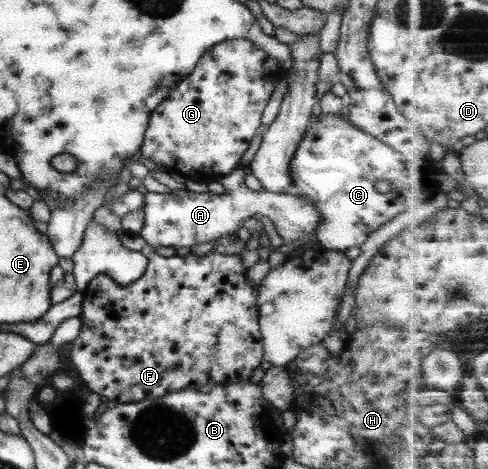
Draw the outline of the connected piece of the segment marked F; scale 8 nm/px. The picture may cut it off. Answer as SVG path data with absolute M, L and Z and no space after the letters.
M120 231L118 238L123 247L146 257L146 268L139 279L127 286L119 286L107 275L100 274L85 287L79 335L69 343L67 353L82 387L105 397L110 404L135 403L144 397L161 397L191 385L227 384L249 379L262 360L256 303L259 285L249 283L247 269L241 265L239 255L210 251L203 256L189 253L163 257L157 255L139 233Z

